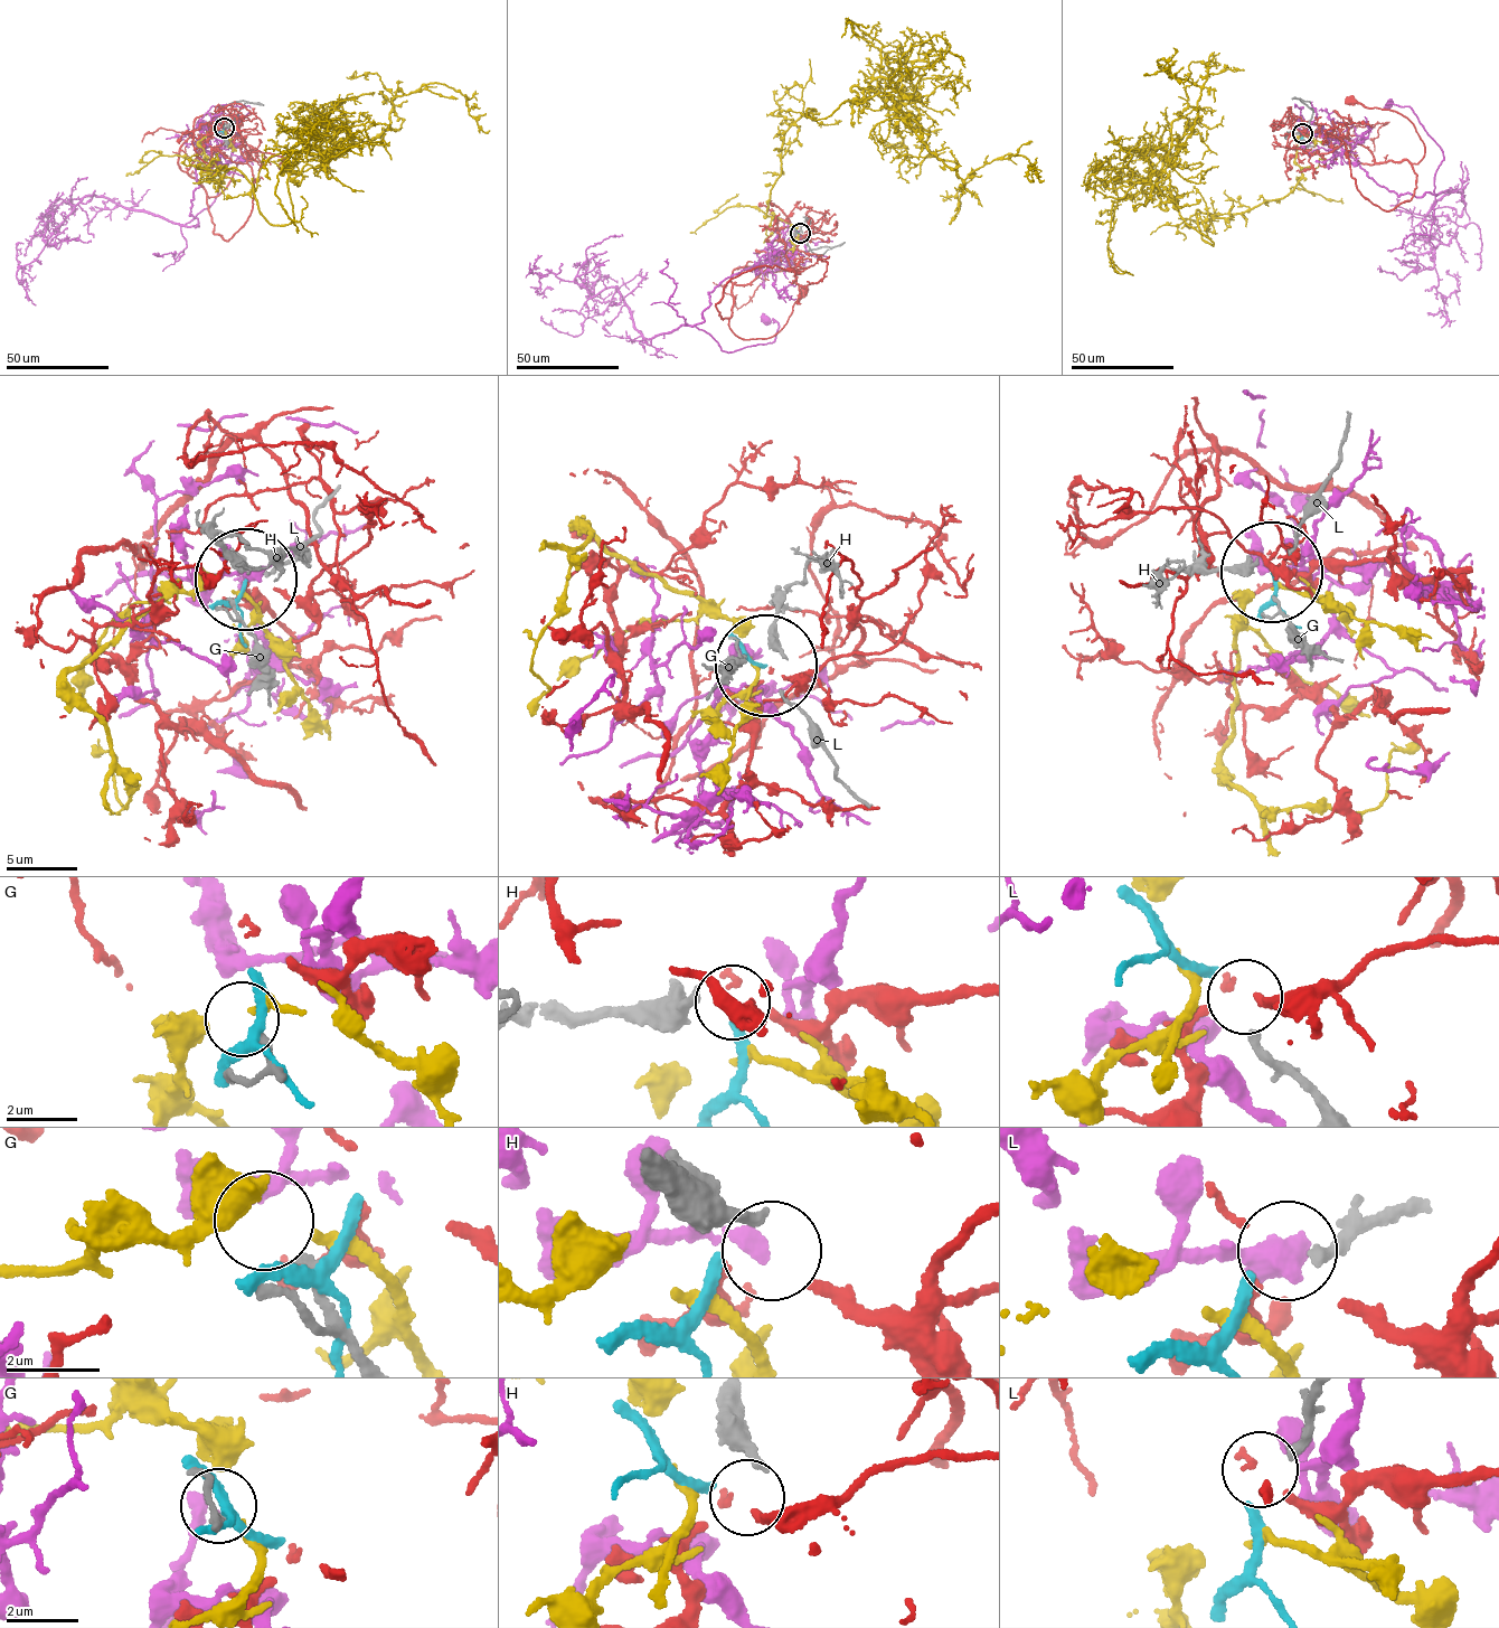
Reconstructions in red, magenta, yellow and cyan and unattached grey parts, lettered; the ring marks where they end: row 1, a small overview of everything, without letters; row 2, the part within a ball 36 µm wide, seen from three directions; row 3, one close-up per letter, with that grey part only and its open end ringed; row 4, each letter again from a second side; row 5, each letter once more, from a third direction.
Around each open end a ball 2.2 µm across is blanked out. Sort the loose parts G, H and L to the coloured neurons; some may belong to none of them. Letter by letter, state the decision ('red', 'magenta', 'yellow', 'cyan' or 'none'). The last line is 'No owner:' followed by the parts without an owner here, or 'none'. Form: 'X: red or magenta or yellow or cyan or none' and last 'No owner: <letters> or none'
G: none
H: red
L: cyan
No owner: G

